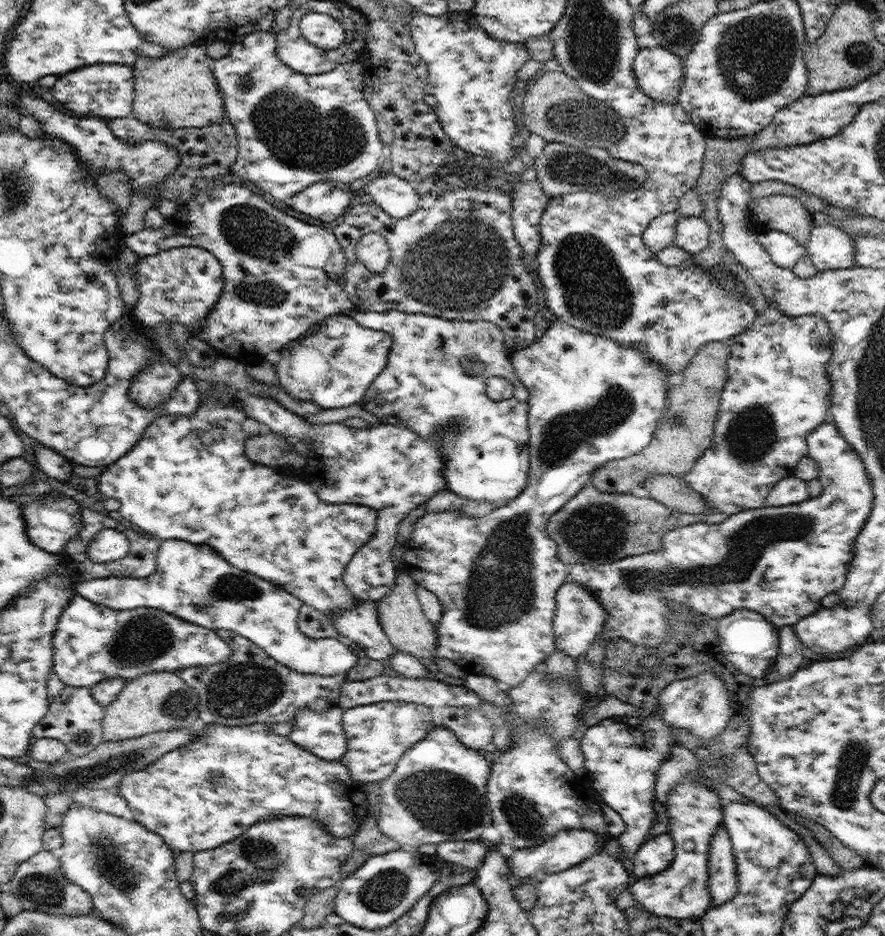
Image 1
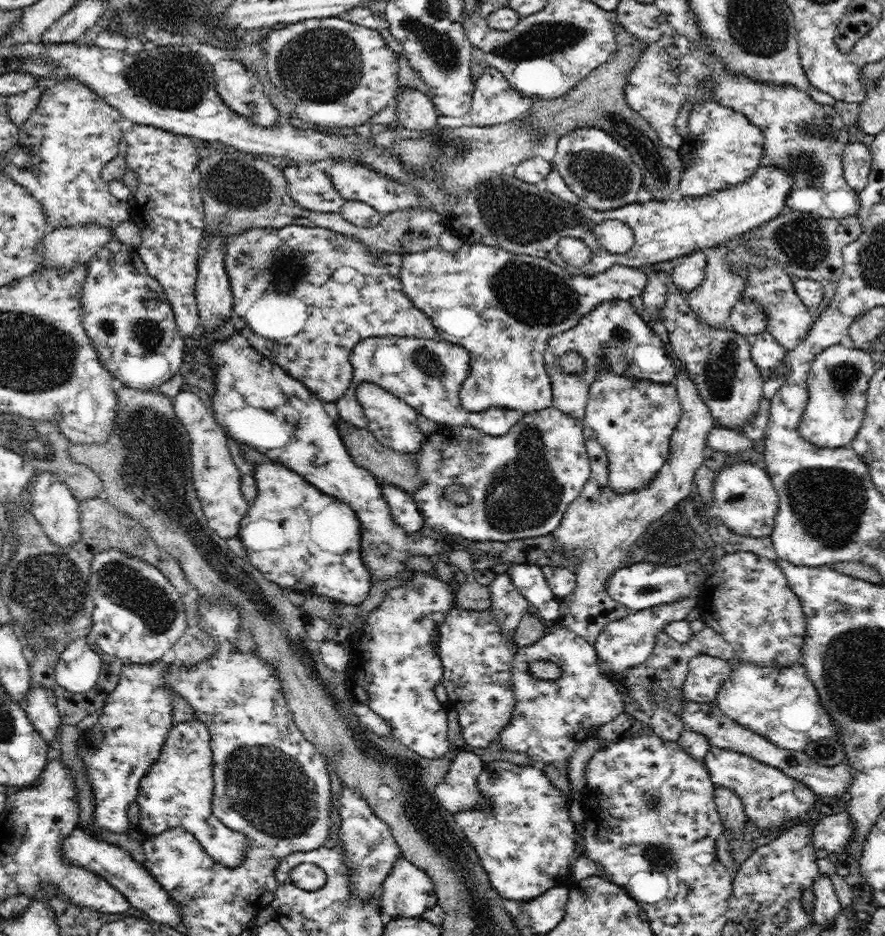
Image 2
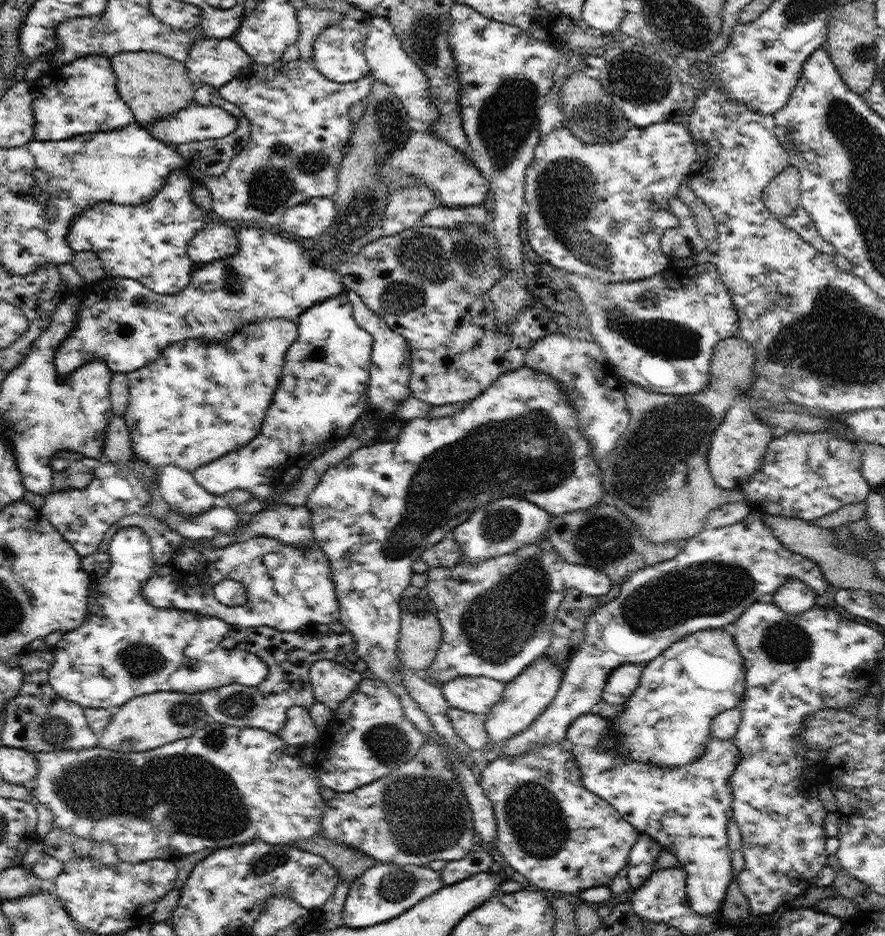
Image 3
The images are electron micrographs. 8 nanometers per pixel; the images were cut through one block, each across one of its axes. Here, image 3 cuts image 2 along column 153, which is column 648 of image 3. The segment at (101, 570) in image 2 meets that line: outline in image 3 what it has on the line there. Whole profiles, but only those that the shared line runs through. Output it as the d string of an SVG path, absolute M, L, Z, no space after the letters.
M752 510L744 520L736 524L702 529L694 537L686 540L682 544L682 550L671 560L664 560L659 564L634 571L628 579L624 580L616 598L600 605L592 615L588 615L584 641L580 643L578 651L574 652L570 663L566 665L559 692L554 700L532 725L501 745L499 756L518 757L520 753L536 745L544 745L552 741L561 742L567 736L569 725L578 716L591 711L602 699L602 690L612 670L616 670L622 664L649 663L672 644L694 632L716 630L716 628L729 629L730 624L742 614L742 611L758 601L761 596L775 595L788 580L804 582L816 592L817 596L822 596L831 586L817 562L788 550L779 538L776 538L771 528L764 524L760 511Z

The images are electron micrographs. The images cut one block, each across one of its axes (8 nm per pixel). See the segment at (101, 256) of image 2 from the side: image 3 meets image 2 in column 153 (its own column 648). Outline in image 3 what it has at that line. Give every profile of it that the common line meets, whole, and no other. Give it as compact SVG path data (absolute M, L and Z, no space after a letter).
M714 261L696 262L691 267L677 266L671 263L670 266L658 274L634 281L602 283L596 277L578 275L578 273L571 273L570 271L566 271L566 279L568 279L573 292L577 294L582 306L584 306L583 315L586 314L586 320L588 320L589 339L596 341L601 346L603 355L612 362L613 366L616 366L616 372L620 376L624 376L626 380L630 380L631 383L634 383L638 387L641 386L648 392L694 395L700 391L704 391L704 387L708 385L708 381L711 378L711 357L712 352L715 351L715 344L726 338L737 337L739 331L739 319L736 308L734 307L730 293L726 289L726 285L720 280Z

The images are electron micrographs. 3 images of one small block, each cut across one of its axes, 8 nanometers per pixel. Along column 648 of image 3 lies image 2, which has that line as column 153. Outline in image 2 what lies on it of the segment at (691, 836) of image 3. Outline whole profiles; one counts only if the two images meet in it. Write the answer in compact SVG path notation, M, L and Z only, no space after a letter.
M198 720L180 722L170 728L158 760L140 782L137 803L140 807L139 827L142 835L150 838L169 829L179 828L190 832L222 865L238 866L245 859L248 839L226 826L211 809L213 798L213 766L210 733L208 727Z

